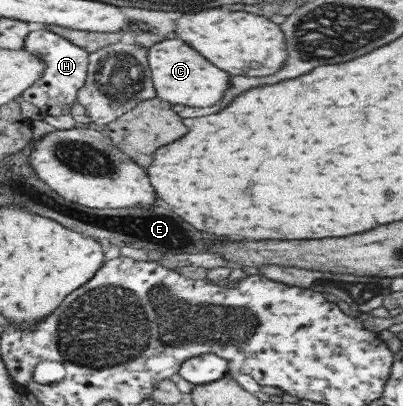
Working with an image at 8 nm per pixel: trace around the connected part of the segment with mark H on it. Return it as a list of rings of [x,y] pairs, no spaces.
[[[51,29],[31,31],[24,44],[26,50],[36,52],[44,60],[44,75],[24,92],[23,98],[38,107],[41,115],[65,116],[71,112],[71,104],[78,100],[81,88],[86,85],[91,53]]]

